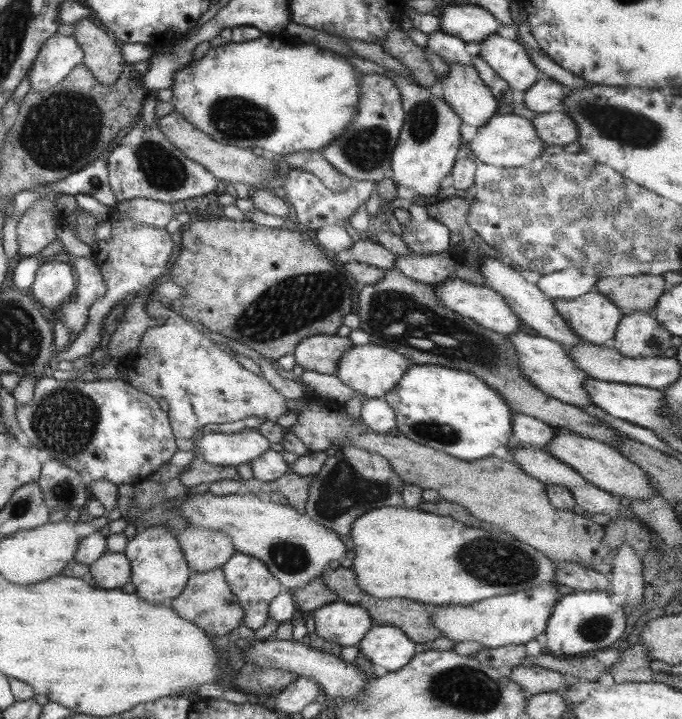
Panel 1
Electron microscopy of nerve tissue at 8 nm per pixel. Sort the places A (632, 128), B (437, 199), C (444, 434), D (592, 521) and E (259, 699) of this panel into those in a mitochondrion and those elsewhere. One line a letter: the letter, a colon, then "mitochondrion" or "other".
A: mitochondrion
B: other
C: mitochondrion
D: other
E: other

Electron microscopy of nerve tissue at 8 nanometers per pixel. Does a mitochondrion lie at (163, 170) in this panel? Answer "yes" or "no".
yes

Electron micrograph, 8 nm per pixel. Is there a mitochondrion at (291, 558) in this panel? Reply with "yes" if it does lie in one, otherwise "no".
yes

